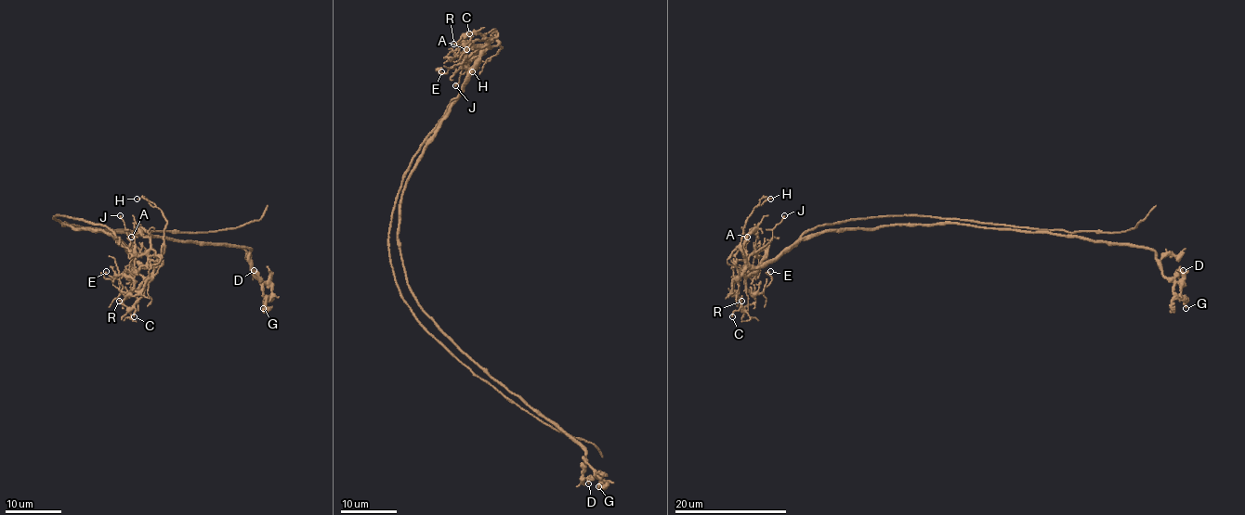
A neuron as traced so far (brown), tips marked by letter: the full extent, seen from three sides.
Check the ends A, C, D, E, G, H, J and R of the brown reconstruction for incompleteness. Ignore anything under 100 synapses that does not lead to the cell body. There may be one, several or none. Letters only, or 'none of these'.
none of these

